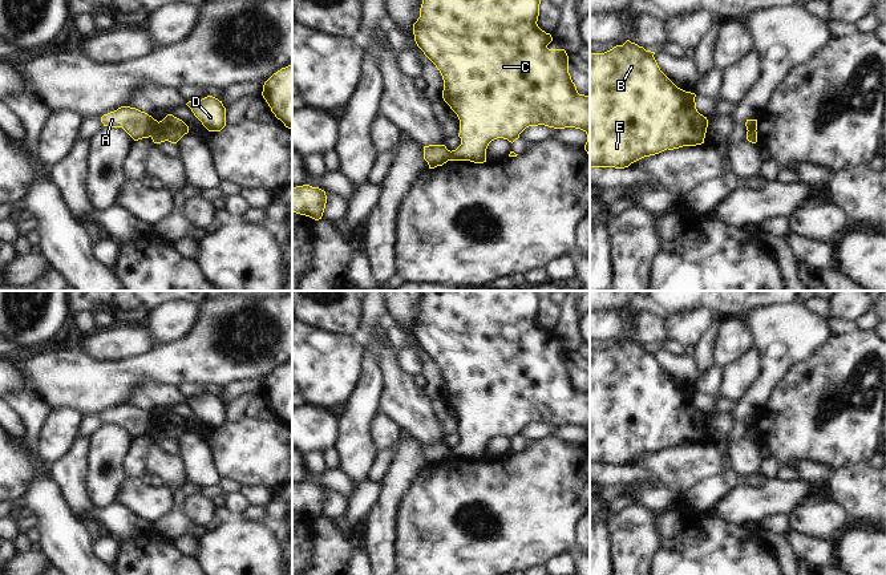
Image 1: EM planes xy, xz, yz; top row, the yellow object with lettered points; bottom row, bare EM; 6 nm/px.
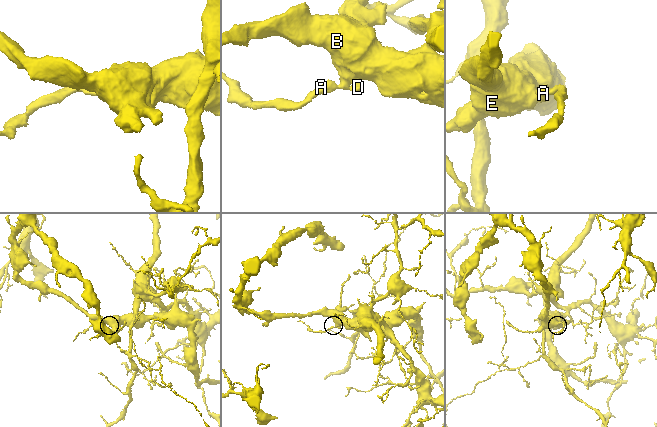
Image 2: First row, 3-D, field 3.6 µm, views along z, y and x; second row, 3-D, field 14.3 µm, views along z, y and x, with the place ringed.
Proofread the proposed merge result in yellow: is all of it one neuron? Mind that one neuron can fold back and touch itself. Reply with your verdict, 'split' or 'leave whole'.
split

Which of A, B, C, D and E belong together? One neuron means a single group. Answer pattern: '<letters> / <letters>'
A / B C D E

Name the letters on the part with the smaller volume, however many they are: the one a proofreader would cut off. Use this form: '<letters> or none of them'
A

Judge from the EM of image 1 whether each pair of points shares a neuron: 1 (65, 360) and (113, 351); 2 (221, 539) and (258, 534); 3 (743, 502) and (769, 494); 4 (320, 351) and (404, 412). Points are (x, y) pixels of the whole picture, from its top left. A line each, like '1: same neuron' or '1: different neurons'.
1: different neurons
2: same neuron
3: same neuron
4: different neurons

